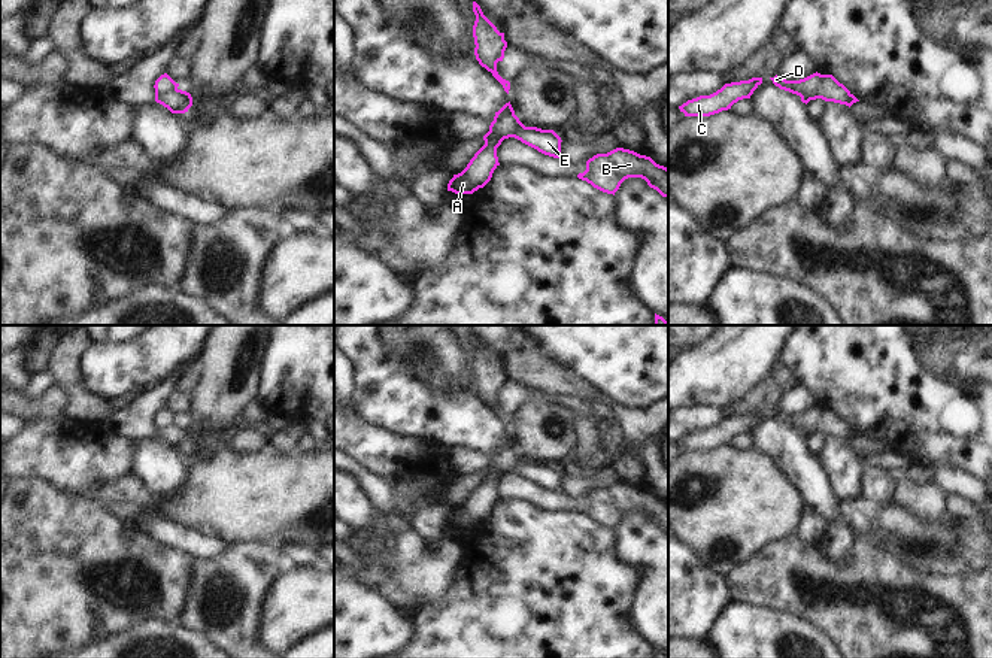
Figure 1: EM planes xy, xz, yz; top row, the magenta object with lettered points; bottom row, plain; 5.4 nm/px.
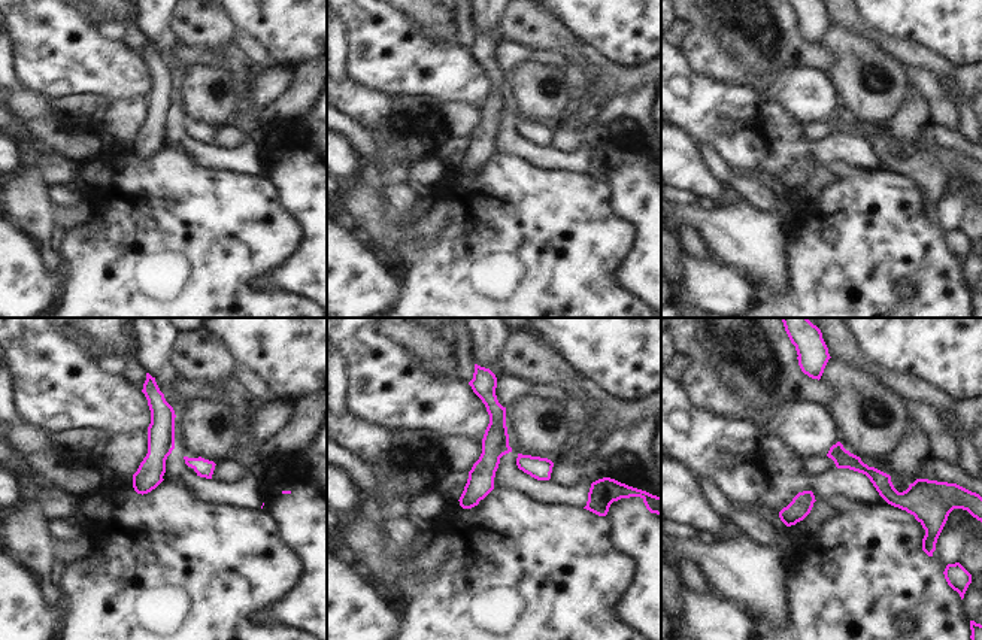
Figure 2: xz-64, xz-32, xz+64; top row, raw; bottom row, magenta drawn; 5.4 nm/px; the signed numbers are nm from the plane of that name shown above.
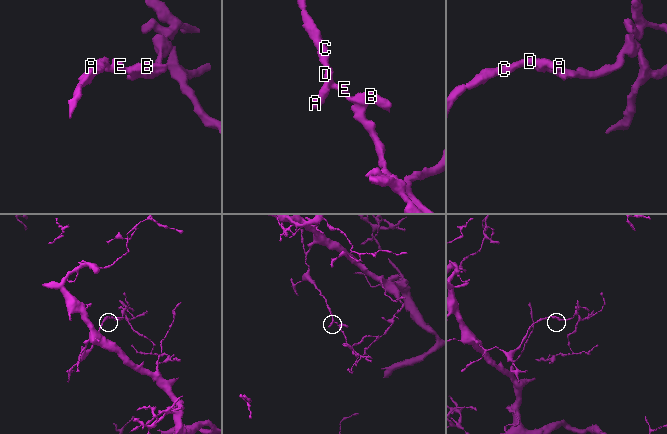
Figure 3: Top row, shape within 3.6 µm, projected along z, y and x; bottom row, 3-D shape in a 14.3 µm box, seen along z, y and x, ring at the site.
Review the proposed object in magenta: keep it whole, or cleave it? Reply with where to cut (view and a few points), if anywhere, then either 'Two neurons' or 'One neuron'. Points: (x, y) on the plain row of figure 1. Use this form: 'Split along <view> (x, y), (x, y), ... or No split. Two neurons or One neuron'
Split along xz (513, 448), (506, 448), (491, 458). Two neurons.

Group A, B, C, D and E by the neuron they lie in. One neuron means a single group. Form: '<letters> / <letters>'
A C D / B E

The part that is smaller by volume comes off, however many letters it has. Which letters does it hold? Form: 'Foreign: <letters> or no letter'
Foreign: B, E

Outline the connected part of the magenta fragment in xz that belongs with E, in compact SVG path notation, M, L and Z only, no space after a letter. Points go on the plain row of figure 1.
M506 449L500 455L492 457L489 463L497 466L503 473L515 471L544 489L562 492L562 474L553 464L525 461L516 449Z

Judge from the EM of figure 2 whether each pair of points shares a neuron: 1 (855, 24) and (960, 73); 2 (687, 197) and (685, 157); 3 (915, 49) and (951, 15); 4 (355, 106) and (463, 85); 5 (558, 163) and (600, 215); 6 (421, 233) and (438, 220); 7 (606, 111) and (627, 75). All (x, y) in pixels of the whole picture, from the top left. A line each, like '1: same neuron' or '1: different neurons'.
1: different neurons
2: different neurons
3: different neurons
4: different neurons
5: different neurons
6: same neuron
7: different neurons

